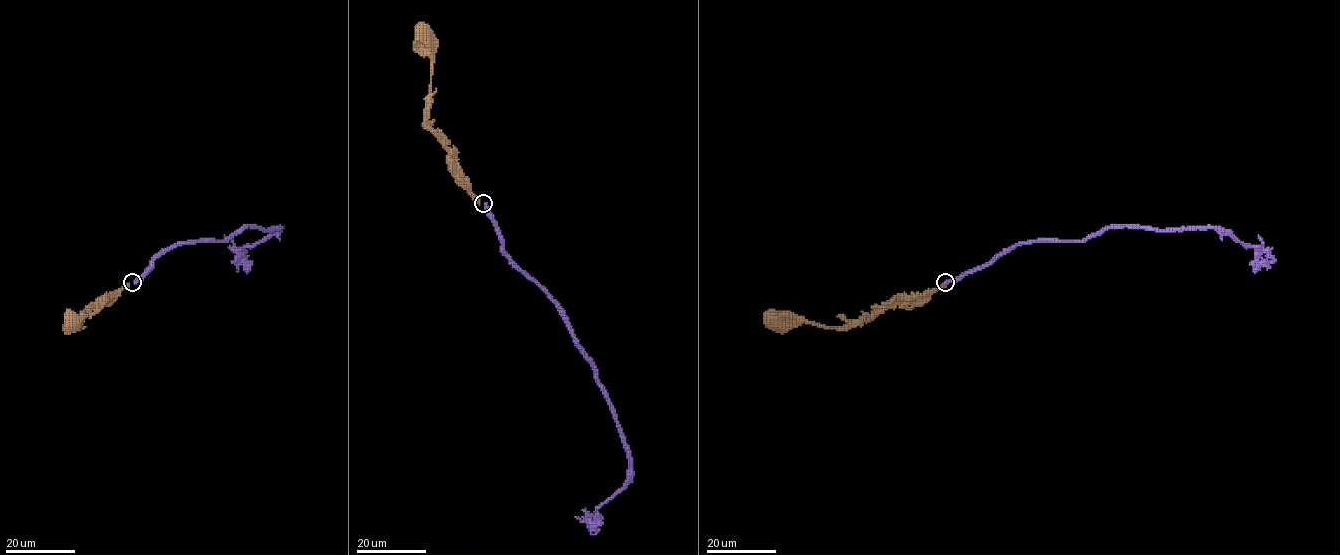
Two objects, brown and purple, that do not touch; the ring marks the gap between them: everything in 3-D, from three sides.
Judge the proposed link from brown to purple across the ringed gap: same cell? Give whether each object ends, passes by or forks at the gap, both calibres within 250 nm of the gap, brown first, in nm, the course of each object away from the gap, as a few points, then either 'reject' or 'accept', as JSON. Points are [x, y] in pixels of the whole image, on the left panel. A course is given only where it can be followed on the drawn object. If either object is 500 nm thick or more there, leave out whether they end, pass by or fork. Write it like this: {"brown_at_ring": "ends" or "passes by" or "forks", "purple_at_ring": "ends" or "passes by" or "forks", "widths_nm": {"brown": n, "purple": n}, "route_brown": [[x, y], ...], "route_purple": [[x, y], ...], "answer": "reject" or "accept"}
{"widths_nm": {"brown": 600, "purple": 550}, "route_brown": [[129, 283], [101, 298], [75, 320], [75, 327], [80, 327], [81, 322], [72, 321]], "route_purple": [[134, 282], [169, 248], [223, 240], [241, 227], [277, 226], [241, 251], [239, 258], [246, 272]], "answer": "reject"}

